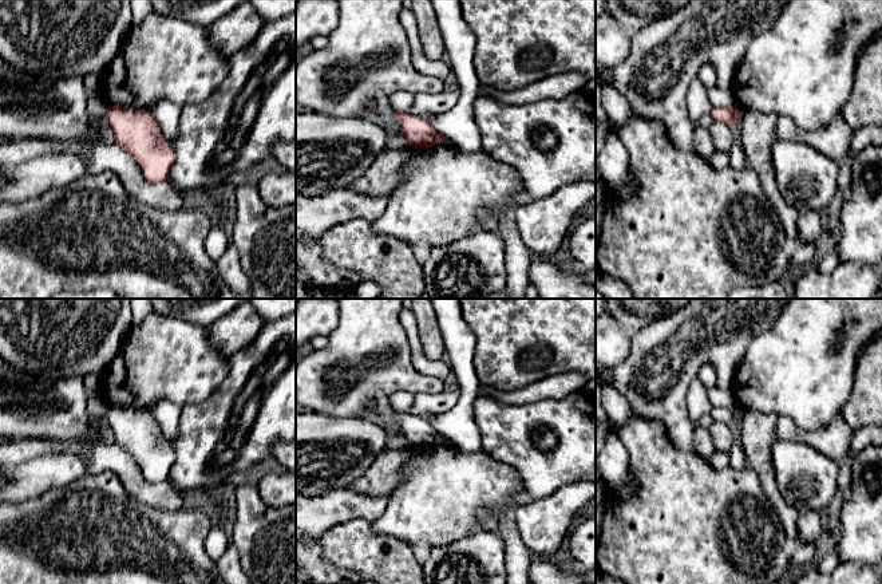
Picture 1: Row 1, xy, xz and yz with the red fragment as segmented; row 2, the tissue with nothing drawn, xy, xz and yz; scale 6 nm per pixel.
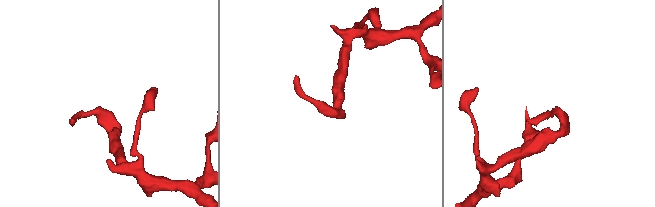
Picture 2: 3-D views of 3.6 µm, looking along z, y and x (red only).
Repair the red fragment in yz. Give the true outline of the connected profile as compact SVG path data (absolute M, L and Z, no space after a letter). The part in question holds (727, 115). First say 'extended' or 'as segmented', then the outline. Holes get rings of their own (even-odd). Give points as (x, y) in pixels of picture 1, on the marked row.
as segmented; M735 104L729 107L712 107L709 114L713 122L720 122L723 125L731 126L732 123L740 125L743 113L739 113Z

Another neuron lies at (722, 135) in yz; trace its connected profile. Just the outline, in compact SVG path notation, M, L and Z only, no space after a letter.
M713 122L708 131L712 137L715 150L720 153L729 153L733 143L733 134L729 126Z

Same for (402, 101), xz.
M398 91L388 96L388 102L395 111L410 113L415 95L410 91Z

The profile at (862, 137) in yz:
M866 125L853 129L850 151L858 154L869 146L882 145L882 125Z

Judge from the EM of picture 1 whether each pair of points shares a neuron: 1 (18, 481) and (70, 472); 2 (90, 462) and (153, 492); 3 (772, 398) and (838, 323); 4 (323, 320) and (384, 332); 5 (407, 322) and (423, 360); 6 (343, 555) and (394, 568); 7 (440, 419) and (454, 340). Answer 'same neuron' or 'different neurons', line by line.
1: same neuron
2: same neuron
3: same neuron
4: different neurons
5: same neuron
6: same neuron
7: same neuron

